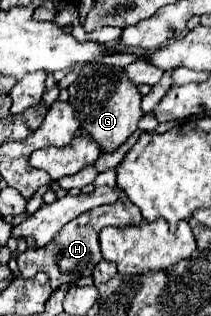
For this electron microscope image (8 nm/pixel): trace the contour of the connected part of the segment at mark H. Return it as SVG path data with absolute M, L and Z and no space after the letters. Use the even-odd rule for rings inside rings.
M117 200L115 204L105 204L99 208L93 208L81 216L77 216L75 220L71 220L69 224L65 224L61 228L61 232L43 248L33 248L33 250L25 250L17 256L17 266L23 278L31 278L37 272L45 272L49 276L49 284L53 290L57 290L63 284L71 284L79 278L91 276L93 268L99 264L101 260L101 252L99 252L99 232L105 226L124 227L128 225L138 225L143 218L139 208L135 208L131 202L121 204L121 200Z

